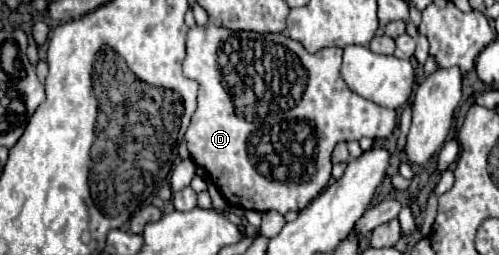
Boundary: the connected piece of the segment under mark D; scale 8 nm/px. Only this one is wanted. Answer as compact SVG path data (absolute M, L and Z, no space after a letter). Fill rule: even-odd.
M210 22L208 26L194 26L188 30L188 42L186 42L186 60L184 60L184 76L192 78L200 84L198 88L198 108L196 114L192 116L192 122L186 130L186 144L190 150L190 156L196 164L200 164L210 180L218 186L220 194L224 196L224 200L230 206L238 206L244 210L258 210L258 212L270 212L276 210L280 214L286 214L288 210L304 210L312 198L316 198L326 186L328 180L332 176L332 168L330 168L330 156L332 150L338 142L348 142L348 140L360 140L360 138L372 138L372 140L384 140L390 138L398 126L398 118L394 110L382 108L366 98L360 98L356 92L352 92L346 82L340 76L340 64L342 64L342 48L330 46L330 48L322 48L316 54L306 52L306 48L298 42L292 40L286 34L258 34L258 32L232 32L226 28L220 28L218 24Z

